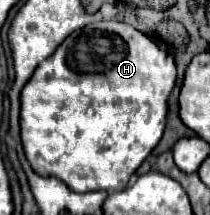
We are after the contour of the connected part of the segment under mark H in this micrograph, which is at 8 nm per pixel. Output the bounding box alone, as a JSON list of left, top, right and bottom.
[20,20,176,192]

